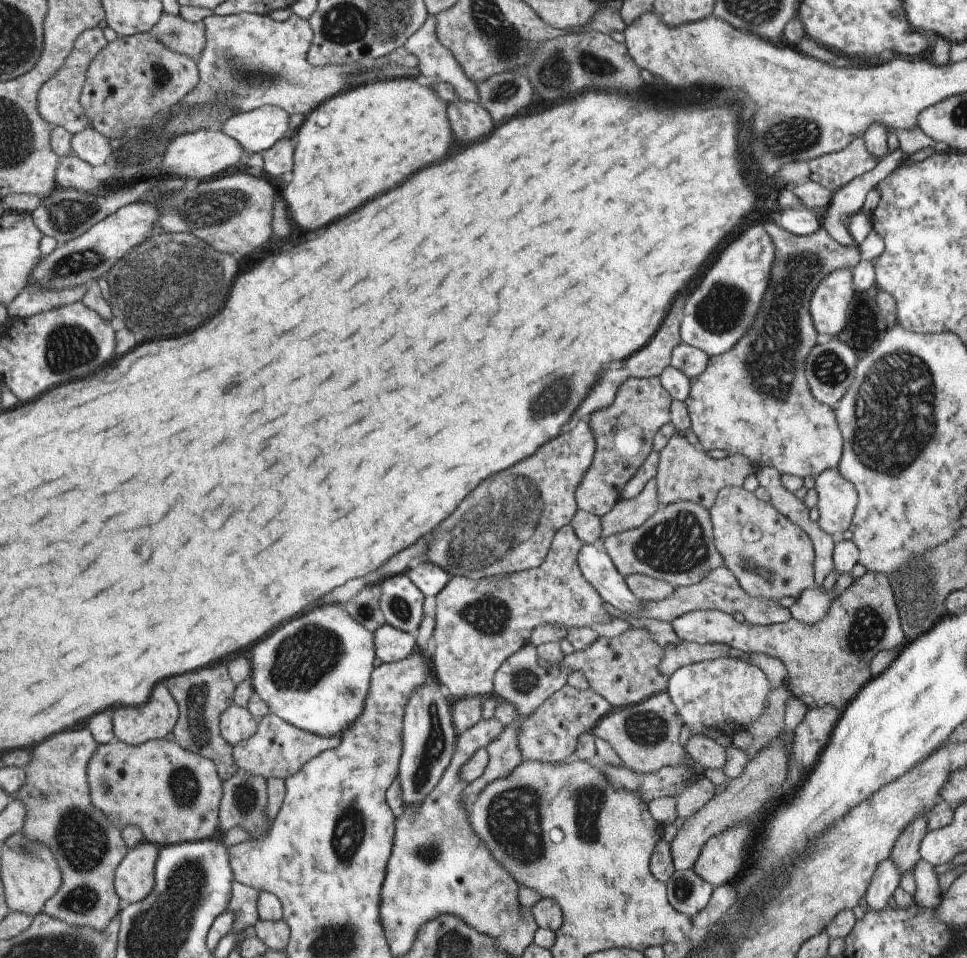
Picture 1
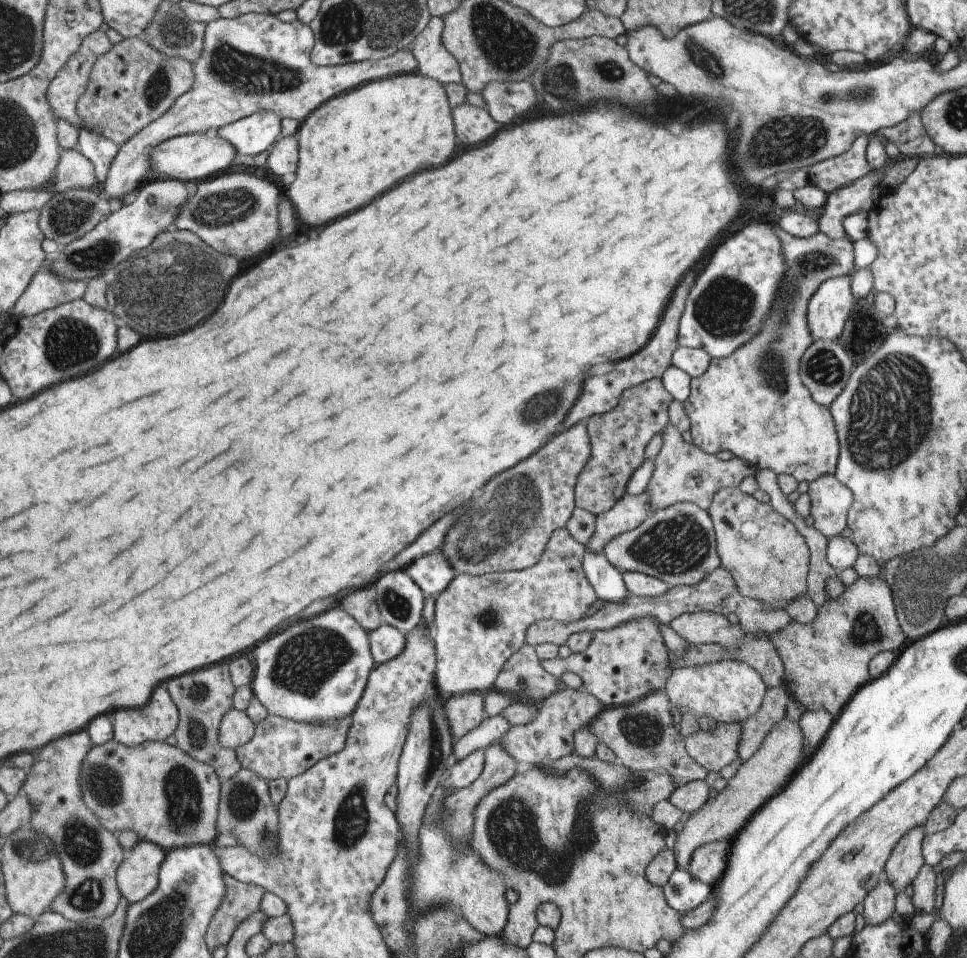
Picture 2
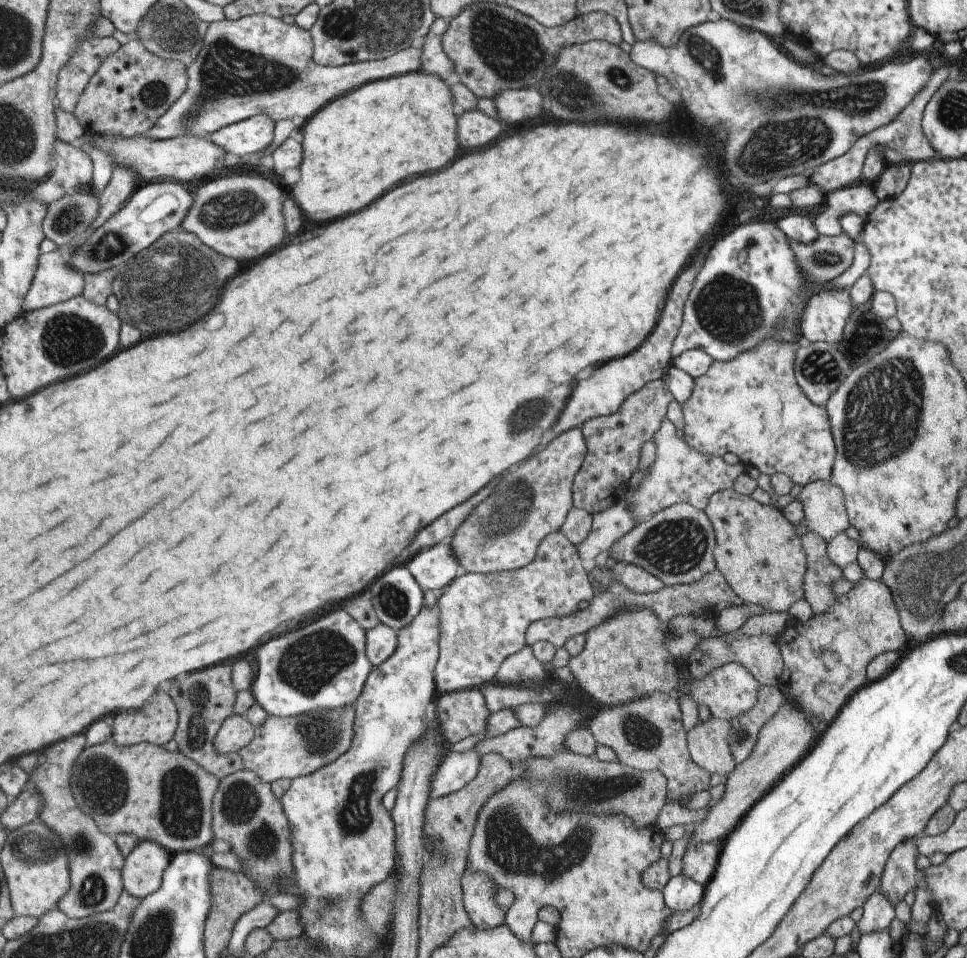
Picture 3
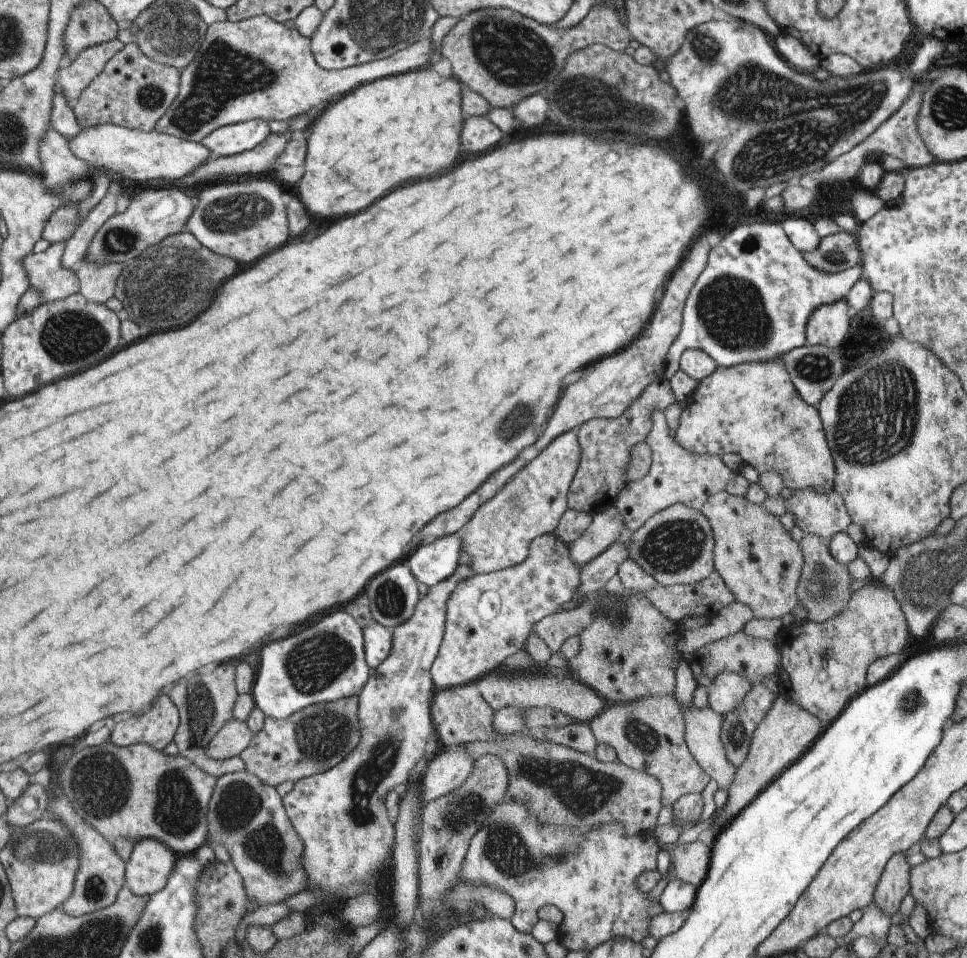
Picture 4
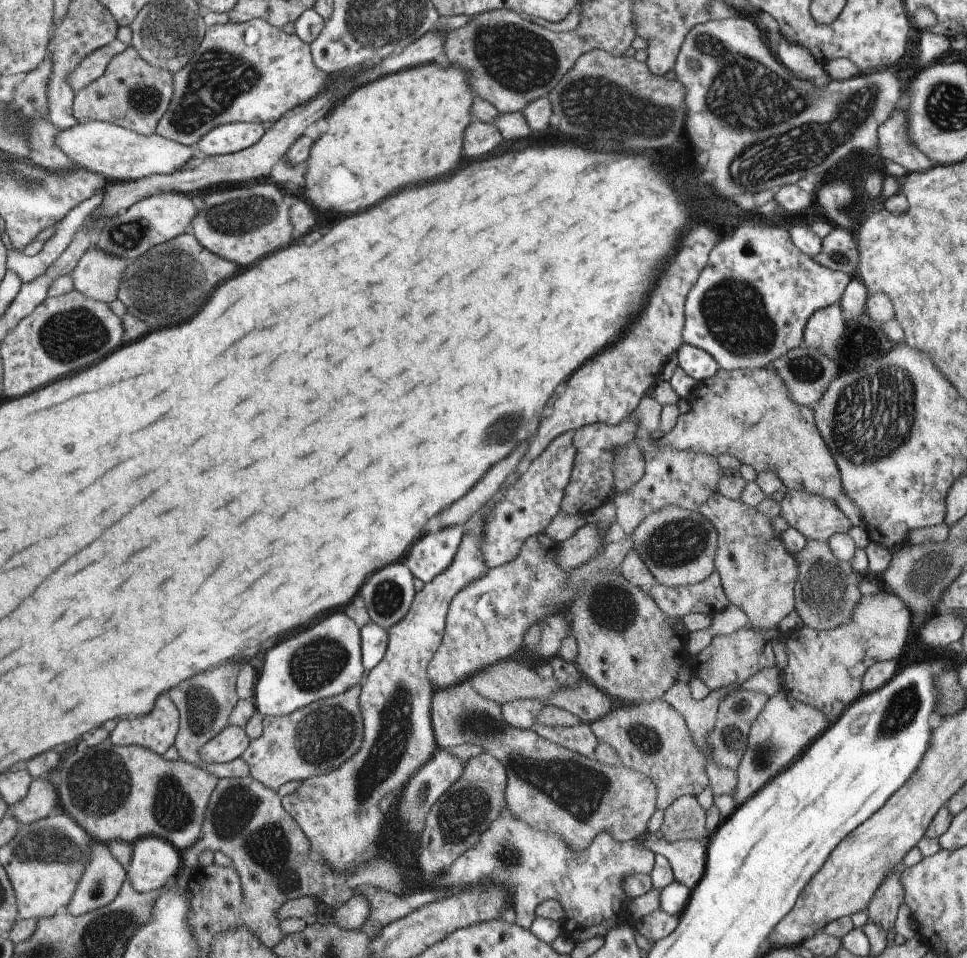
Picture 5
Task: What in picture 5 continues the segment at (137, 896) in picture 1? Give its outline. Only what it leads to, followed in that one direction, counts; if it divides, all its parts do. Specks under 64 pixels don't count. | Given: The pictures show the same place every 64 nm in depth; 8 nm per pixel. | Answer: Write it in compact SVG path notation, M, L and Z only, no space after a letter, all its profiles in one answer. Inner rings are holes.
M156 836L132 842L127 879L140 893L161 889L181 868L179 850L169 841Z

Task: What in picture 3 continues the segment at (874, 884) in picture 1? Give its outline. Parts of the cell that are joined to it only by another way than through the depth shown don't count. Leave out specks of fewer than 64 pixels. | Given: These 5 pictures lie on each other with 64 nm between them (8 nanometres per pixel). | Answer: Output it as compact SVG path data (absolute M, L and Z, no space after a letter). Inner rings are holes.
M873 892L863 904L863 912L855 928L859 934L881 932L890 925L894 918L894 907L881 892Z

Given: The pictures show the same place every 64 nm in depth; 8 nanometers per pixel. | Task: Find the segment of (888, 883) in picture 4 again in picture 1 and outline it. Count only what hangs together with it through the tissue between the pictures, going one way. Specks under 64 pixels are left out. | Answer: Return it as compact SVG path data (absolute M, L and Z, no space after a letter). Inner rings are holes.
M924 814L915 817L902 831L893 843L890 850L890 860L896 865L898 874L914 872L917 861L921 858L918 853L918 846L927 832Z

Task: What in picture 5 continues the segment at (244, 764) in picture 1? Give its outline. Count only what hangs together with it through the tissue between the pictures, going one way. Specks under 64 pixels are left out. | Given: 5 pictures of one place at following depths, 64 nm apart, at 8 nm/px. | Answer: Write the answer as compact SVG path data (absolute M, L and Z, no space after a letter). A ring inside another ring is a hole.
M353 685L338 695L316 700L280 717L262 717L261 736L248 742L241 754L250 776L277 792L288 782L330 773L357 752L363 740L363 723L358 709L360 686Z

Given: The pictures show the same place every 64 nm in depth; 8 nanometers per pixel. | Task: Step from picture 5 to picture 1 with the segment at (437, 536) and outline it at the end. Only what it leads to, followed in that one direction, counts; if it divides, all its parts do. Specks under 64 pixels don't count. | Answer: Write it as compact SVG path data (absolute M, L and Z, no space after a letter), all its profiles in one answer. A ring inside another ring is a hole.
M429 561L419 562L405 573L423 596L436 596L451 577L446 570Z

